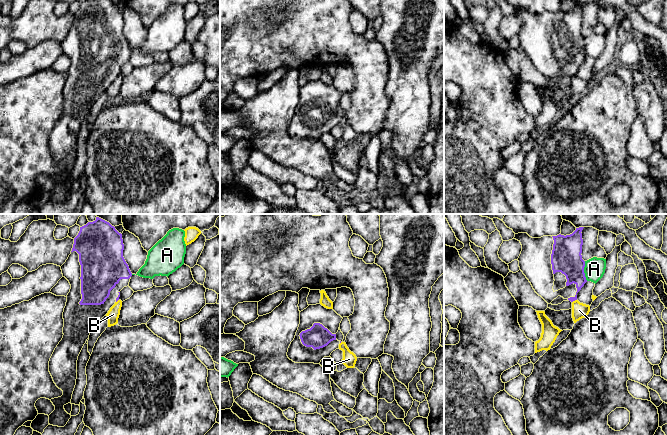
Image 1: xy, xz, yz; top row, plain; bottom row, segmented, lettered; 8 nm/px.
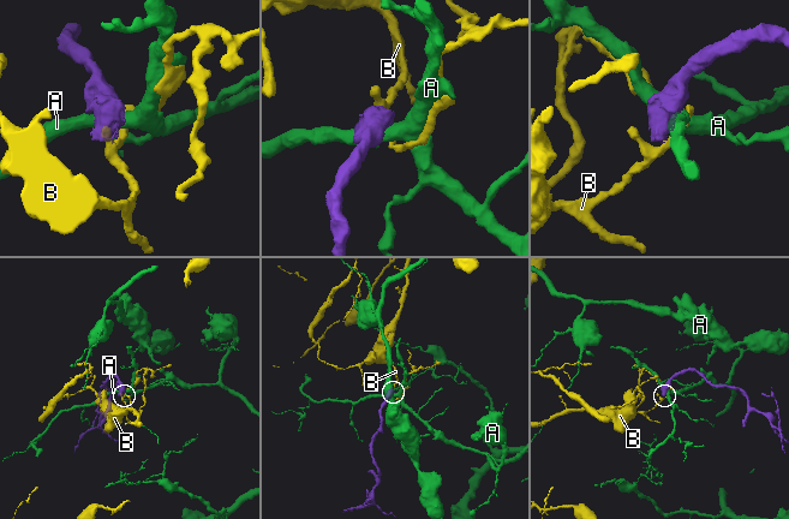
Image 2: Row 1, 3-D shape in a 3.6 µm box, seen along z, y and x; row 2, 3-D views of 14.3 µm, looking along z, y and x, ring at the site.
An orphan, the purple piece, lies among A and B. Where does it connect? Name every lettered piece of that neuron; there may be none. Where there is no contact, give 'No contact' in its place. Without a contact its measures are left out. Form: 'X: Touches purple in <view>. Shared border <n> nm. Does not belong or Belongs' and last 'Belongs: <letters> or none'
A: Touches purple in yz. Shared border 160 nm. Does not belong
B: Touches purple in yz. Shared border 50 nm. Does not belong
Belongs: none

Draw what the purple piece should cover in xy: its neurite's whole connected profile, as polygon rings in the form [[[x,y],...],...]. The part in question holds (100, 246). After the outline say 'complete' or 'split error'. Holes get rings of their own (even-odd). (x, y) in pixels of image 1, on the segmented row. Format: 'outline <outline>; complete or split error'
outline [[[96,217],[95,221],[80,227],[71,254],[61,266],[63,277],[69,281],[71,289],[63,312],[64,335],[49,361],[53,381],[63,391],[61,397],[51,399],[55,410],[49,415],[50,425],[64,427],[71,418],[64,406],[71,403],[77,379],[78,356],[94,326],[119,300],[120,291],[129,285],[132,273],[123,257],[123,250],[122,234],[109,222]]]; split error

